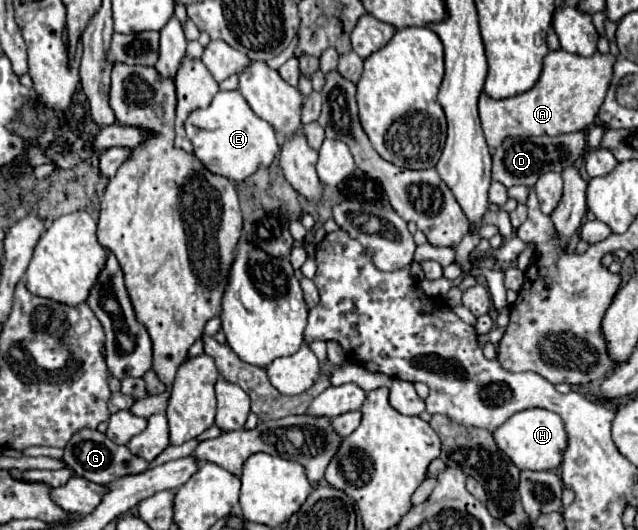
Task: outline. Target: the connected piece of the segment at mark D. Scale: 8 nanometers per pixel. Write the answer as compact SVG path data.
M566 133L566 135L556 135L556 137L506 137L500 147L494 149L492 153L492 179L502 183L504 187L512 185L528 185L532 187L544 171L564 171L568 163L574 163L584 151L584 133Z

